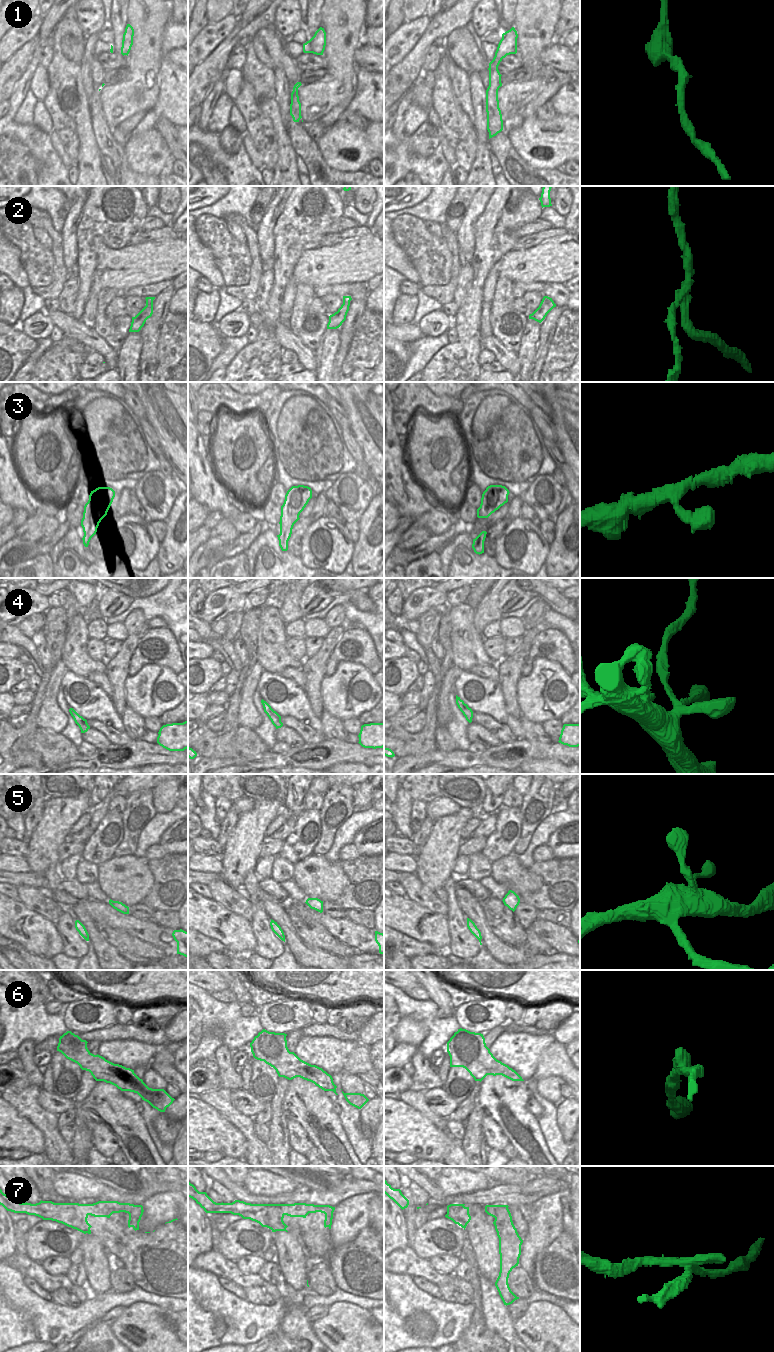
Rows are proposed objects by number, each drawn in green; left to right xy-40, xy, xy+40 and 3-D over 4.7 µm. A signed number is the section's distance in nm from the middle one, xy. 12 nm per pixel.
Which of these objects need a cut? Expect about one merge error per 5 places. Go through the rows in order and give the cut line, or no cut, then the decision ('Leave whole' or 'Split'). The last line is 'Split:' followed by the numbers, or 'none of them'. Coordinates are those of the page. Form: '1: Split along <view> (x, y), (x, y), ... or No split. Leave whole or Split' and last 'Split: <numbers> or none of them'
1: No split. Leave whole
2: No split. Leave whole
3: No split. Leave whole
4: Split along xy (276, 712), (268, 716). Split
5: No split. Leave whole
6: No split. Leave whole
7: Split along xy+40 (507, 1207), (499, 1207), (494, 1217). Split
Split: 4, 7.

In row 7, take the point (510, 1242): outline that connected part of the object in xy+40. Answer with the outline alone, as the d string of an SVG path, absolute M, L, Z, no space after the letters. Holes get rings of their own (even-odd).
M500 1207L493 1222L499 1238L500 1272L495 1286L504 1305L510 1305L519 1299L508 1284L509 1274L518 1266L523 1240L515 1228L508 1208Z

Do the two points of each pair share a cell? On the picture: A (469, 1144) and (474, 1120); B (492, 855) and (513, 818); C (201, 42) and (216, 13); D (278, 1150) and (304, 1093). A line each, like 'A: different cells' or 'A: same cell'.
A: same cell
B: same cell
C: different cells
D: different cells

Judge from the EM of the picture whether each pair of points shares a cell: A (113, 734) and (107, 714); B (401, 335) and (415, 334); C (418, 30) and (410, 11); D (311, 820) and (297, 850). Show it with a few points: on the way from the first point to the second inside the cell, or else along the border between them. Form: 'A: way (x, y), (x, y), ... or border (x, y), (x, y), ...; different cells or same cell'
A: border (87, 719), (97, 719), (124, 731); different cells
B: way (404, 334), (412, 334); same cell
C: border (423, 14), (405, 22); different cells
D: way (303, 826), (300, 832), (300, 842); same cell

